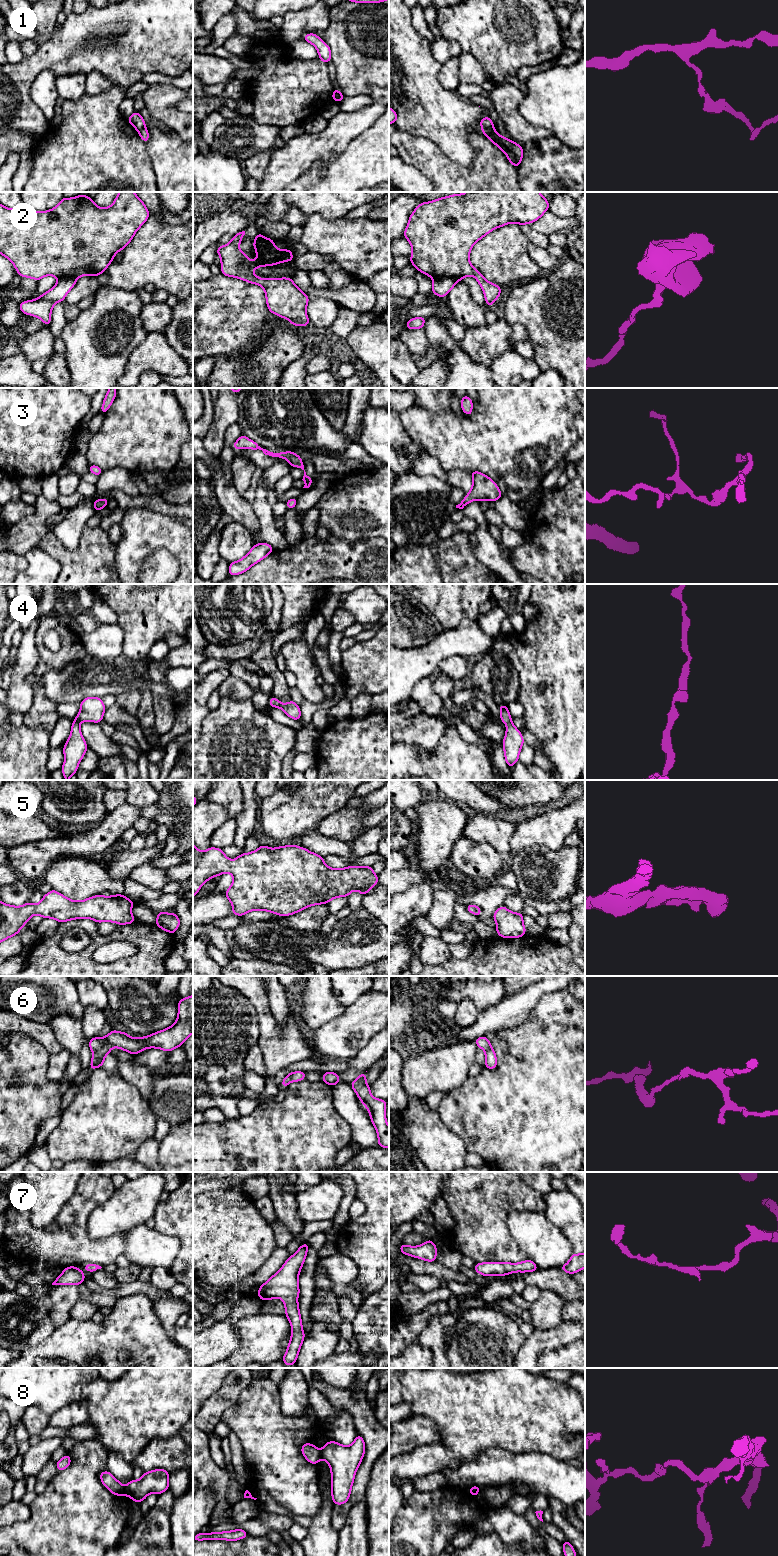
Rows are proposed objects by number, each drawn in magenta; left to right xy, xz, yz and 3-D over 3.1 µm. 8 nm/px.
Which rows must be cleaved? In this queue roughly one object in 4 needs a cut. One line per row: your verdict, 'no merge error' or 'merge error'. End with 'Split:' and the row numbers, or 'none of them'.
1: merge error
2: merge error
3: no merge error
4: no merge error
5: no merge error
6: merge error
7: no merge error
8: merge error
Split: 1, 2, 6, 8

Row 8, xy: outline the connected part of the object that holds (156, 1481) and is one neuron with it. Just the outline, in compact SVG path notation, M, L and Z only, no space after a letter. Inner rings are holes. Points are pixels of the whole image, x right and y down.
M155 1469L144 1472L140 1480L131 1480L125 1486L125 1492L134 1502L142 1502L148 1494L155 1493L158 1496L169 1489L169 1472L165 1469Z

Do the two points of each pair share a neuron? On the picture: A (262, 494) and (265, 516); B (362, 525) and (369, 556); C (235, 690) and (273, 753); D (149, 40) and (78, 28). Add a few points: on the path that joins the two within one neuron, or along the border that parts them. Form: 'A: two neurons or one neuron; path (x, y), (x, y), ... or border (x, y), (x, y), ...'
A: one neuron; path (262, 499), (263, 511)
B: two neurons; border (378, 536), (356, 540), (343, 540), (341, 538)
C: two neurons; border (221, 697), (250, 700)
D: one neuron; path (131, 30), (128, 27), (96, 28)

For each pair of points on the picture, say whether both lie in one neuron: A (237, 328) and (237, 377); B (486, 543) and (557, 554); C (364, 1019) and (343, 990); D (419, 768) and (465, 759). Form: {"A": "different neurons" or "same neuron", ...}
{"A": "different neurons", "B": "different neurons", "C": "different neurons", "D": "same neuron"}

